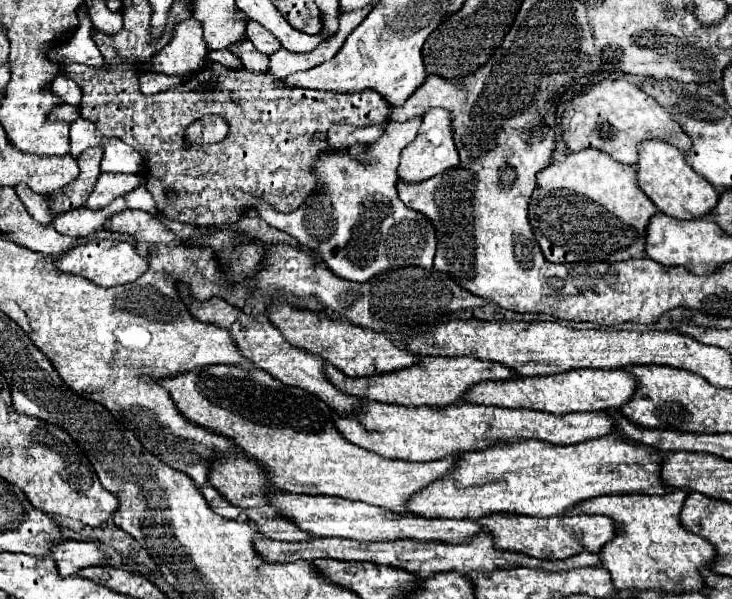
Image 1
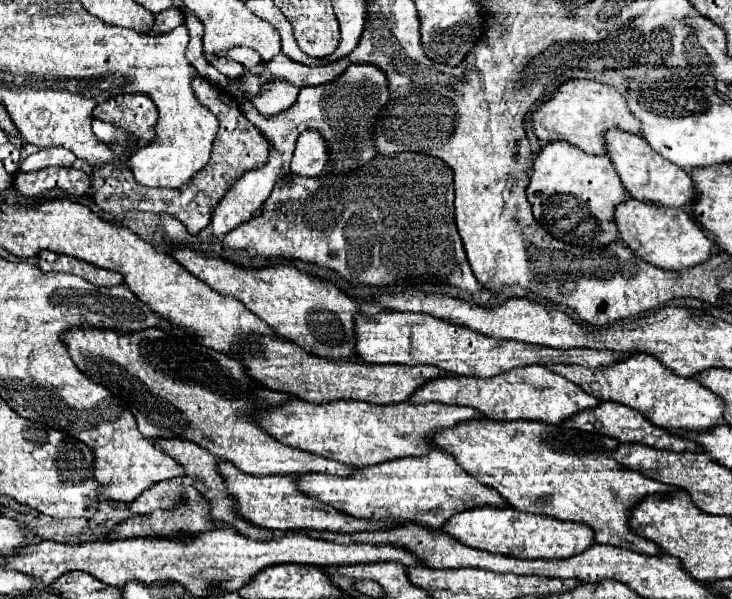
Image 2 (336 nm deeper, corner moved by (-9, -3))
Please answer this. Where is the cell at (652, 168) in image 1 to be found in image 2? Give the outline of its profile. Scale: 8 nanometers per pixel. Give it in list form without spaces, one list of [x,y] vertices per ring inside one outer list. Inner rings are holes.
[[[607,130],[605,132],[605,144],[609,150],[609,158],[623,182],[623,186],[627,188],[627,192],[643,202],[651,202],[657,206],[665,206],[665,208],[683,208],[685,204],[691,204],[695,200],[695,186],[691,176],[677,168],[675,164],[667,162],[665,158],[661,158],[647,142],[645,138],[641,138],[641,134],[631,134],[631,132],[623,132],[623,130]]]

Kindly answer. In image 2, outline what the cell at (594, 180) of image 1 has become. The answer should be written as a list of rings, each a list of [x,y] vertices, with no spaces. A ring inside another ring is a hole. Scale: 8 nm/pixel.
[[[553,142],[543,146],[543,150],[533,162],[531,182],[527,186],[527,198],[533,206],[533,216],[537,224],[541,224],[557,240],[575,244],[575,246],[607,246],[619,238],[617,236],[619,230],[617,230],[613,214],[615,214],[615,206],[619,206],[621,202],[629,198],[629,192],[621,184],[621,178],[615,172],[609,156],[595,156],[567,142]]]

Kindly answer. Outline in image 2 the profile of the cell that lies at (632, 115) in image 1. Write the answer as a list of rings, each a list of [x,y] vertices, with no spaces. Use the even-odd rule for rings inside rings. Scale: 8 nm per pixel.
[[[567,80],[549,102],[533,112],[533,130],[543,144],[563,140],[589,154],[607,154],[603,134],[611,128],[639,134],[641,122],[629,114],[629,106],[621,92],[595,80]]]

